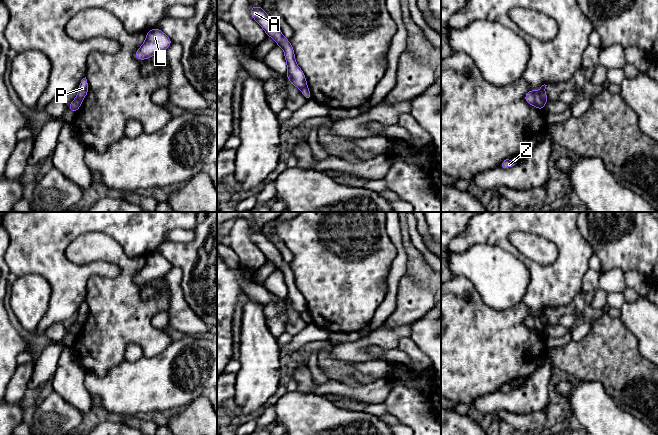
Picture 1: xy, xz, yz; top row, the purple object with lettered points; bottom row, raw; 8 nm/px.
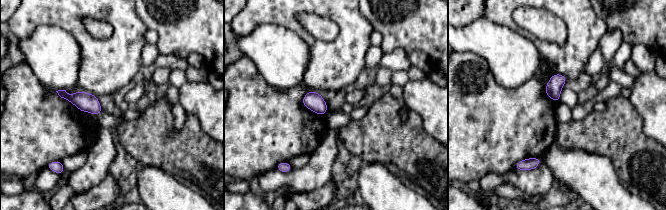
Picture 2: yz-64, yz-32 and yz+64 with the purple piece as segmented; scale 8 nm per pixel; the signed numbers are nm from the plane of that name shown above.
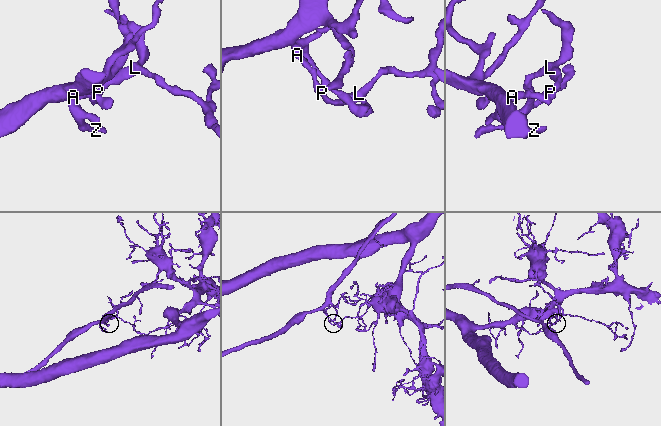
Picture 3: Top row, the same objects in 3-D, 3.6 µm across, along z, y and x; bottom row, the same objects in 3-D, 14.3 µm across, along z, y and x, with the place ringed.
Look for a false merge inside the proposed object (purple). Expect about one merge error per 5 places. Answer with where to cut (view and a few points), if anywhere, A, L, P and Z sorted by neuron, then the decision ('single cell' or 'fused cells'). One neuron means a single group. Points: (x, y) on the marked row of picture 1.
cut yz (538, 93), (545, 102); groups A Z / L P; fused cells

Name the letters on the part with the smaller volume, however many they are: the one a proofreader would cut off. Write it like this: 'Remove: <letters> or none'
Remove: A, Z

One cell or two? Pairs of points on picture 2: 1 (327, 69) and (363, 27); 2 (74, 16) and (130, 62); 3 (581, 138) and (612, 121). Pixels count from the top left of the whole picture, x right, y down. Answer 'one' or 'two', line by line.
1: one
2: one
3: one

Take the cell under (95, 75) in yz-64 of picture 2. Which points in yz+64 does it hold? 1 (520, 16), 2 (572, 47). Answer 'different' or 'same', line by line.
1: different
2: same

